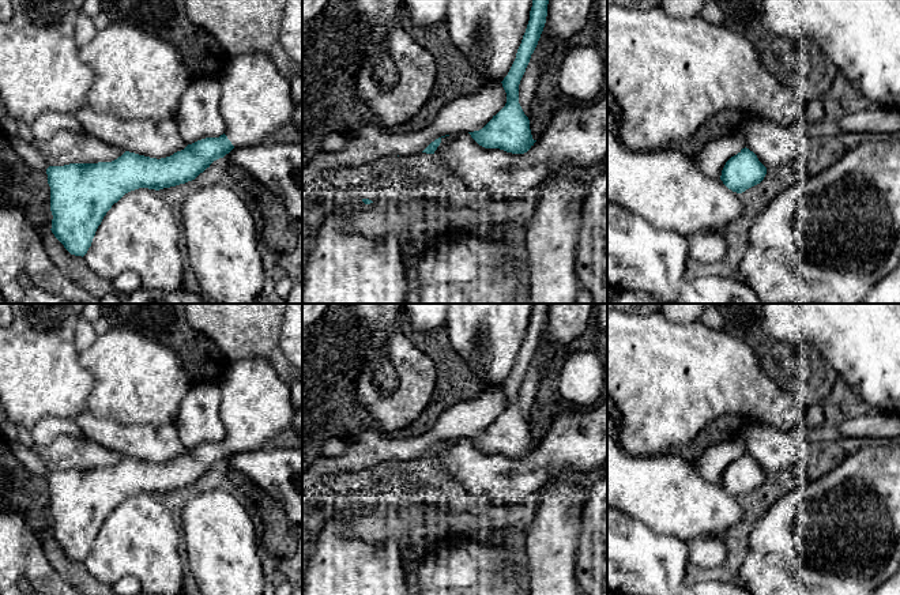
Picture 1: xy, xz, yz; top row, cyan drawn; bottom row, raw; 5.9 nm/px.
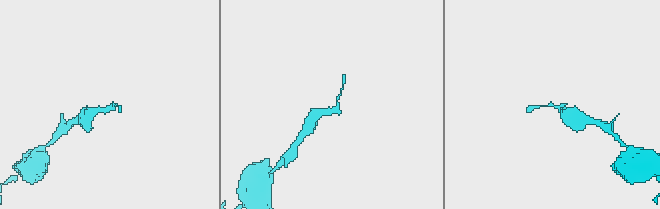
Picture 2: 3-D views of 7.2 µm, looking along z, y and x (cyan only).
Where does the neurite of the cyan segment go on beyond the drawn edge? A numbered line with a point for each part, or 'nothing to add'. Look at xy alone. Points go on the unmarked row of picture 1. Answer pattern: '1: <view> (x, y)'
1: xy (256, 406)

